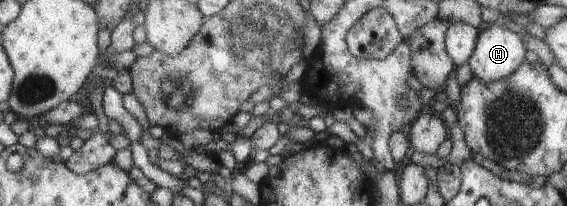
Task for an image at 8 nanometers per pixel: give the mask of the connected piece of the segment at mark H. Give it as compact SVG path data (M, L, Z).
M494 22L479 28L474 51L466 62L473 77L488 83L521 66L526 51L522 36Z

